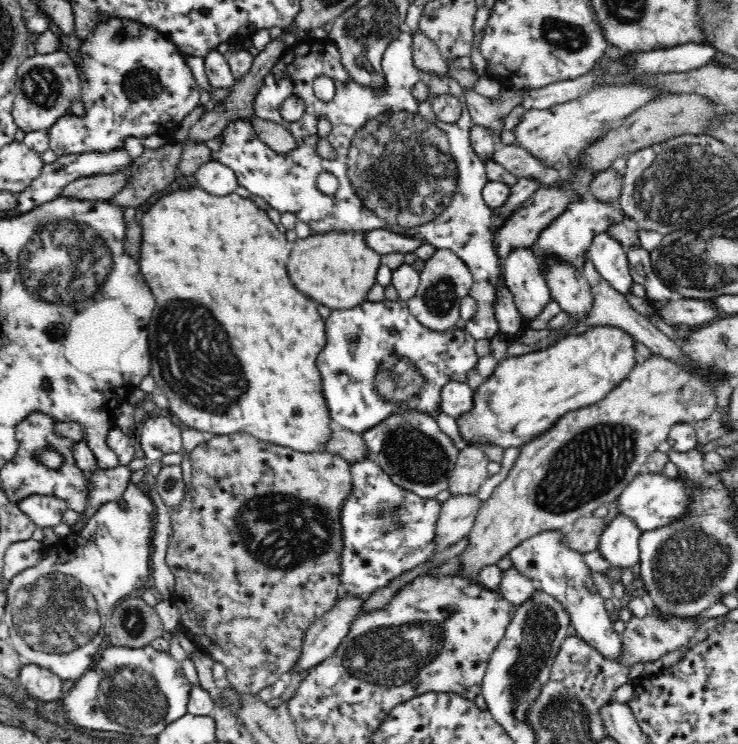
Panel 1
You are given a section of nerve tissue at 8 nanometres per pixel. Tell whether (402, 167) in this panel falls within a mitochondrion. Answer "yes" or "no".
yes

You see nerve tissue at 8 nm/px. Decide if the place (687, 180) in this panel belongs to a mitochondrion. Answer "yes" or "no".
yes

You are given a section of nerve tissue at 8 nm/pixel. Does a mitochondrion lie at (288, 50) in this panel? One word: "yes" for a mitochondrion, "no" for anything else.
no

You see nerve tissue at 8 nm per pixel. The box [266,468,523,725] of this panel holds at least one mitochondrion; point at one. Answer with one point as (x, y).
(386, 657)

